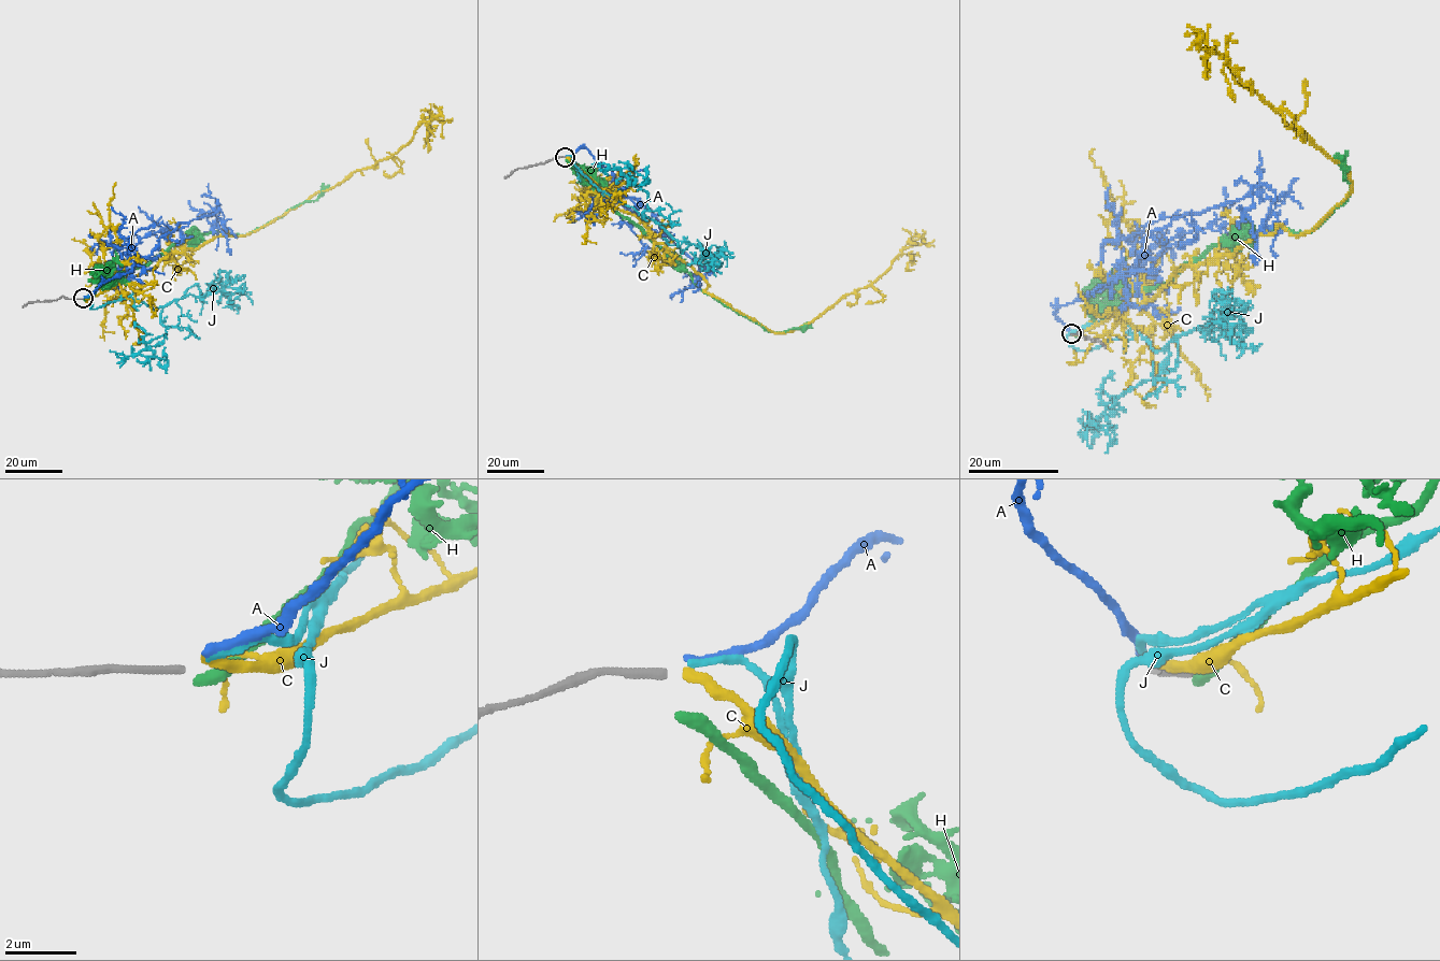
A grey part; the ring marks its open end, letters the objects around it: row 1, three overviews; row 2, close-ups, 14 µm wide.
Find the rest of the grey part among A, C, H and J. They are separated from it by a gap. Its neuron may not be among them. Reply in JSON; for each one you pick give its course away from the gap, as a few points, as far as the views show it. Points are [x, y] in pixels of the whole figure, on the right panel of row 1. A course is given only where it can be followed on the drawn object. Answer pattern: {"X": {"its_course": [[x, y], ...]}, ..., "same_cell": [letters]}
{"same_cell": []}

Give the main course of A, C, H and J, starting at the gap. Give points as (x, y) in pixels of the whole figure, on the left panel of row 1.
A: (84, 298), (129, 272), (179, 223), (213, 214), (217, 204), (229, 255)
C: (84, 298), (225, 229), (250, 234), (389, 158), (428, 116), (423, 147)
H: (84, 299), (111, 276), (145, 267), (173, 245), (209, 233), (250, 233), (300, 203), (315, 201), (329, 184)
J: (84, 298), (91, 297), (91, 309), (118, 299), (161, 306), (166, 332), (139, 354), (166, 358), (167, 373)

